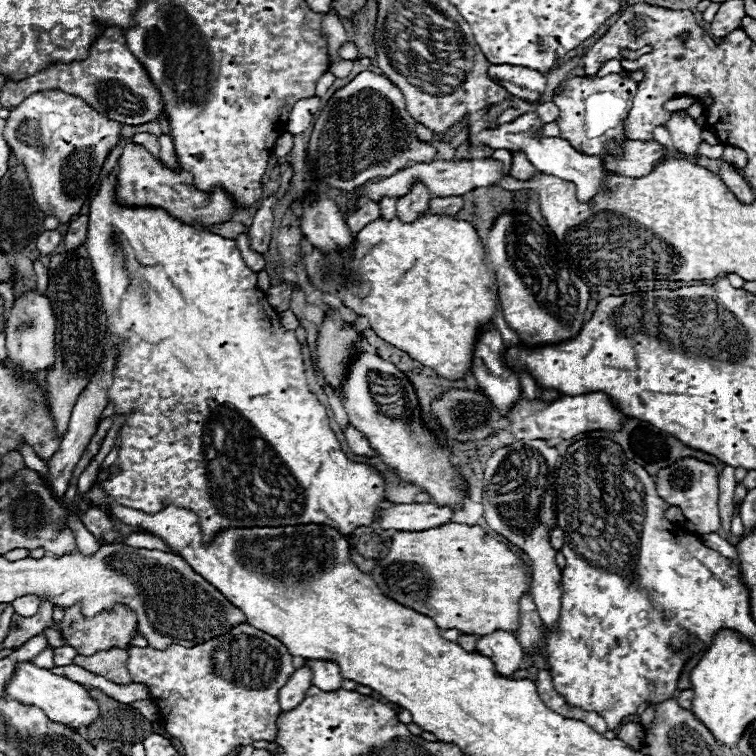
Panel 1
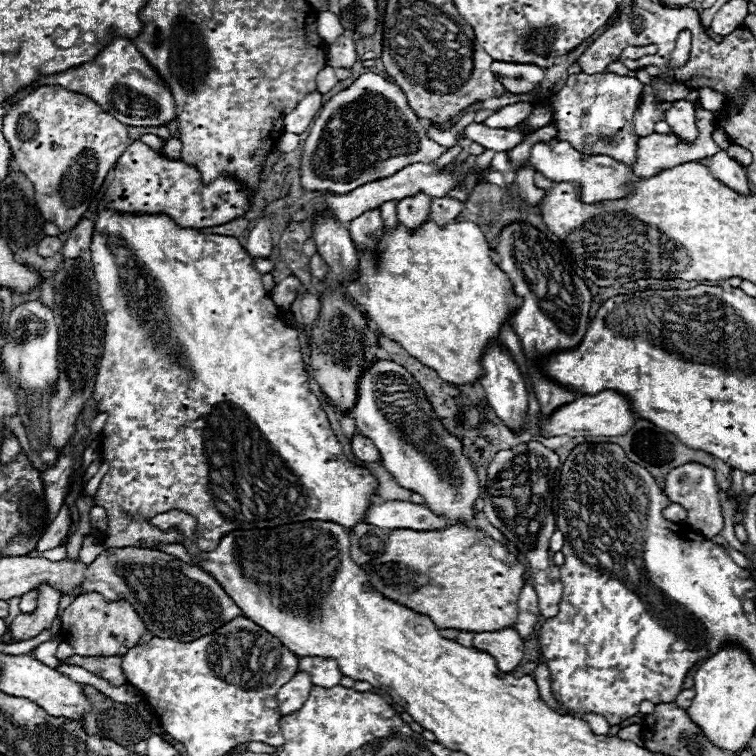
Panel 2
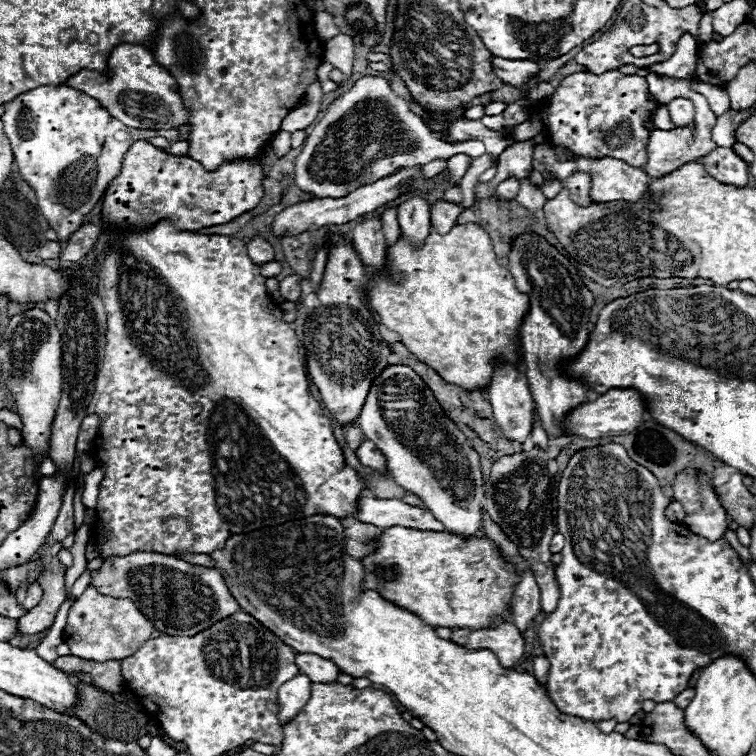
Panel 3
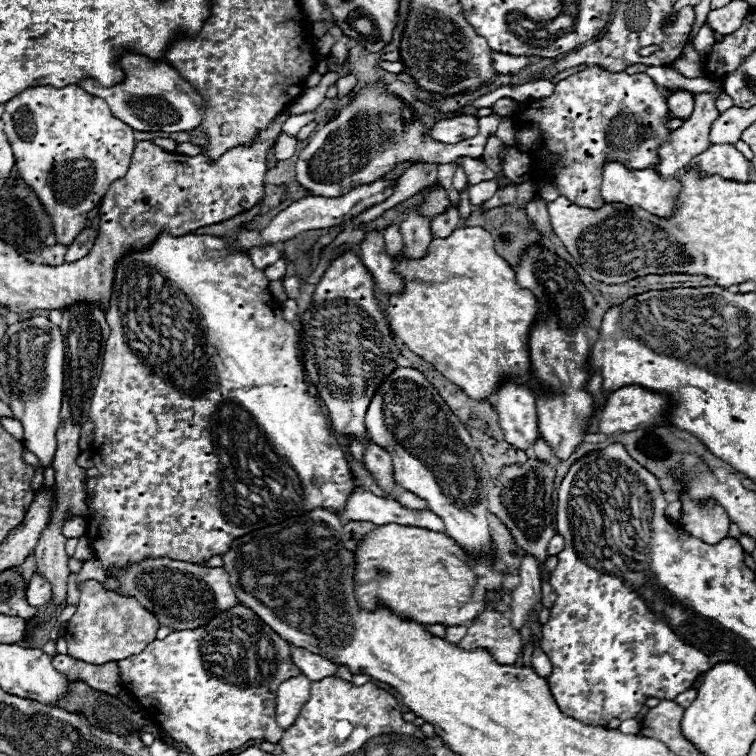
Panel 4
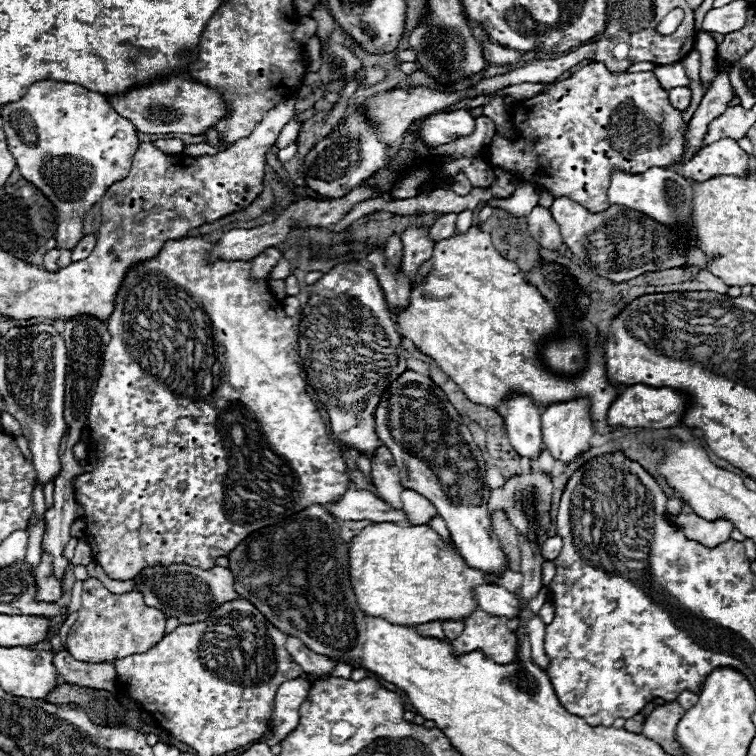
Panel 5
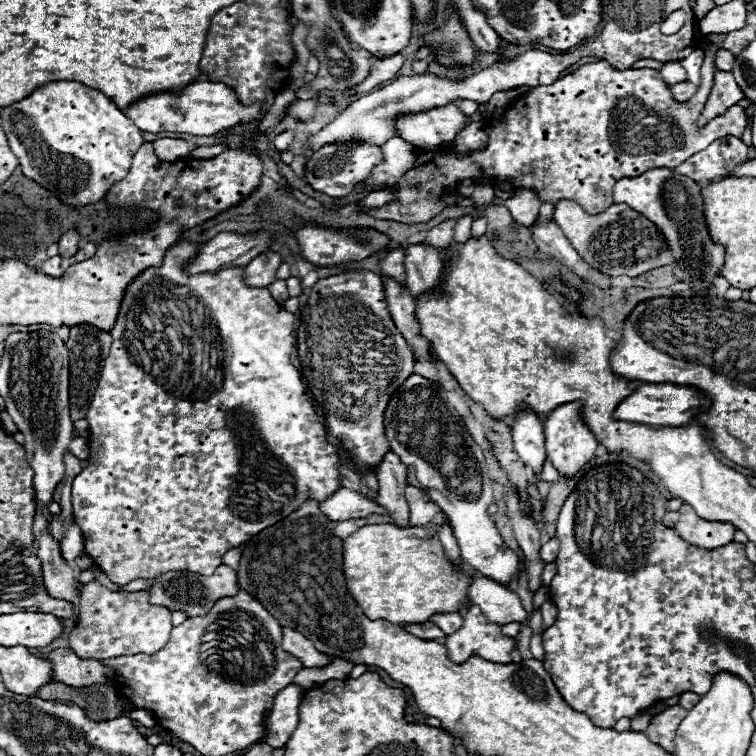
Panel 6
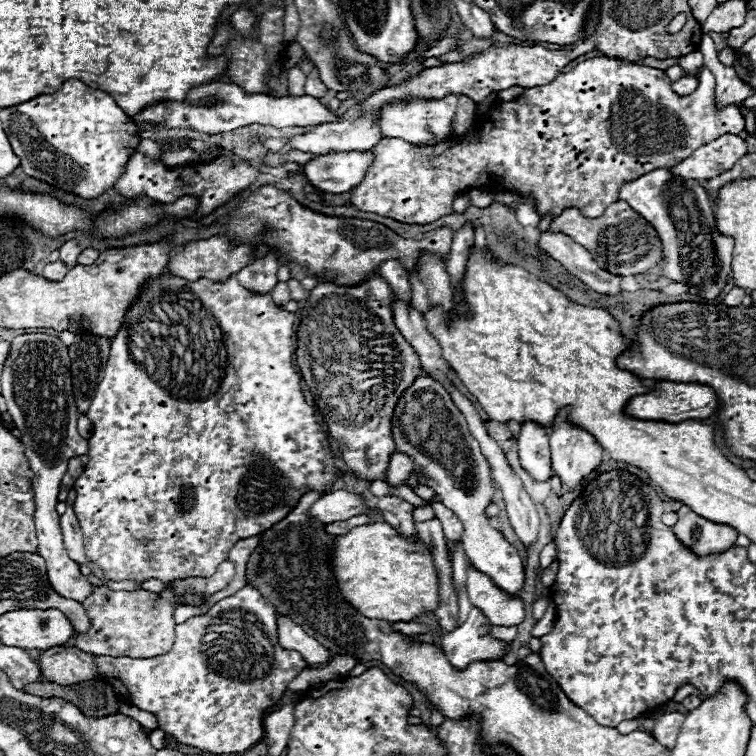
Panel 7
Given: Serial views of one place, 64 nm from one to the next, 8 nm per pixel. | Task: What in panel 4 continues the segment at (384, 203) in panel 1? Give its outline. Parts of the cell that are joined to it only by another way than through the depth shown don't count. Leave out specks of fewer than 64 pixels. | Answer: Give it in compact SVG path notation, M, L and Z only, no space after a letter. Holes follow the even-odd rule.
M388 224L384 230L384 242L386 242L386 252L394 258L400 254L400 250L404 248L402 244L402 234L400 228L396 224Z

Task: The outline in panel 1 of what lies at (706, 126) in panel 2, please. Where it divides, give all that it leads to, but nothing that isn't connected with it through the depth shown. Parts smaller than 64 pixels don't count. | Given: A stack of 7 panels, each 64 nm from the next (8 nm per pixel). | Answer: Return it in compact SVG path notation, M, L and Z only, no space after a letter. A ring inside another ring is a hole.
M626 140L622 144L622 156L602 154L604 168L628 176L628 178L640 178L652 170L652 164L664 156L664 146L658 142L638 142L638 140ZM702 142L698 152L700 152L700 156L712 158L712 160L720 160L722 158L722 152L724 152L724 146L708 146L706 142Z

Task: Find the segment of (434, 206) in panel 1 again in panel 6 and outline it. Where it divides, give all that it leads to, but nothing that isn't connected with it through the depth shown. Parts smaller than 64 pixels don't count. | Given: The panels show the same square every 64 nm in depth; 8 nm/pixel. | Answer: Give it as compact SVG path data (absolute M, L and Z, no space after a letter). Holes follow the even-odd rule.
M448 218L446 222L440 222L438 226L434 226L430 230L430 238L426 238L426 244L434 246L436 250L446 248L452 242L452 236L454 236L454 224L456 224L456 220Z

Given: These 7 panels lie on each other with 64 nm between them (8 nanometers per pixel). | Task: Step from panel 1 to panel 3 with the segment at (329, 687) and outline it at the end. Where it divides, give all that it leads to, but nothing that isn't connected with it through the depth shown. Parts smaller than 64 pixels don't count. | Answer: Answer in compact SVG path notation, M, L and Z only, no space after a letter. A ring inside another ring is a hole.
M296 654L296 666L312 682L320 682L320 684L336 682L340 674L340 668L332 660L320 658L316 654Z

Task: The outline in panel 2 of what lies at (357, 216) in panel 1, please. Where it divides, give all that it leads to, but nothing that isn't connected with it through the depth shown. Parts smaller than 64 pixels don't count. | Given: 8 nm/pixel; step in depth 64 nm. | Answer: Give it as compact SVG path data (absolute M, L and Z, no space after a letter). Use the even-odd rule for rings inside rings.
M378 208L368 210L368 212L360 214L356 220L350 220L348 232L350 232L350 238L352 238L352 242L354 242L354 246L356 246L358 250L368 248L370 252L376 252L376 240L370 240L368 234L374 232L374 234L380 236L380 232L382 232L380 210L378 210Z

